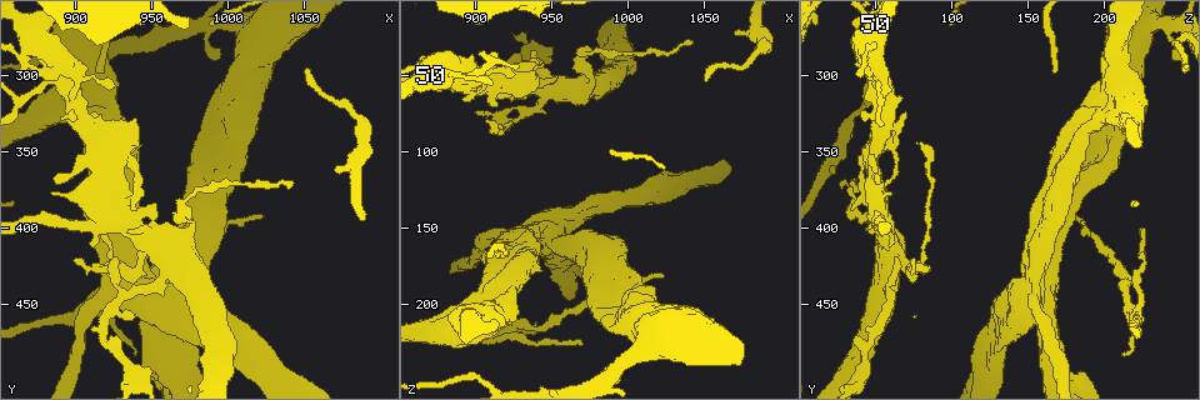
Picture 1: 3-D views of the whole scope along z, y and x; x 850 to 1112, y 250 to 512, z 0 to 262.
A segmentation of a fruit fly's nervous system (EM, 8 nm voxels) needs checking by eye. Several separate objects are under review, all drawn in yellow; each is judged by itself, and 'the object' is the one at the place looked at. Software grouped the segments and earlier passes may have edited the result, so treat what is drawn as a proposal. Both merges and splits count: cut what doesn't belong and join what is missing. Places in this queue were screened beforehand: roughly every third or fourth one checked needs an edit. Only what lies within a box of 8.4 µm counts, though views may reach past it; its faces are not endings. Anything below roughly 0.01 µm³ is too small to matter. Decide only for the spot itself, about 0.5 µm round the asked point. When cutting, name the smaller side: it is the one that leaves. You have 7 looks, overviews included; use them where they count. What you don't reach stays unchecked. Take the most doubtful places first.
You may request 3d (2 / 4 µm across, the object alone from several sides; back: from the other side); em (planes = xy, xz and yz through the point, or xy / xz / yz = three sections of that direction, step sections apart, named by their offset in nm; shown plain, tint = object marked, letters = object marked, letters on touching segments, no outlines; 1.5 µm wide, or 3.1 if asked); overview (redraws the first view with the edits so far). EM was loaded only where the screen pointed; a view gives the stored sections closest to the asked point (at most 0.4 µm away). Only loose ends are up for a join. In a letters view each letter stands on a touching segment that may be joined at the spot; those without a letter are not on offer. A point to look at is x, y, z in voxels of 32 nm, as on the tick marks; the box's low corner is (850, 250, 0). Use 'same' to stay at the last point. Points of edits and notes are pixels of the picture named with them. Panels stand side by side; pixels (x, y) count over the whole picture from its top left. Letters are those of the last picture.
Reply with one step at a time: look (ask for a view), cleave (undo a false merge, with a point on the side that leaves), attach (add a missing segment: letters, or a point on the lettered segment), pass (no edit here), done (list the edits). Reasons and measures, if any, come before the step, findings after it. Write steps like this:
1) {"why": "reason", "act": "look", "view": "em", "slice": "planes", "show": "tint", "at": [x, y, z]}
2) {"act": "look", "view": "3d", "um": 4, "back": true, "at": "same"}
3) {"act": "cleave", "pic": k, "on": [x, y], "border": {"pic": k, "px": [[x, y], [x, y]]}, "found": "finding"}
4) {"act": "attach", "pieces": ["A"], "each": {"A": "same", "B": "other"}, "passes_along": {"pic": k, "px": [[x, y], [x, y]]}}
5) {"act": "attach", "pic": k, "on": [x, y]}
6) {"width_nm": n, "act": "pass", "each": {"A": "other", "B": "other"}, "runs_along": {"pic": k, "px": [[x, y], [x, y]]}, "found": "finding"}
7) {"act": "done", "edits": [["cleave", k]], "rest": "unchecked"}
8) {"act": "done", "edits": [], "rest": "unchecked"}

{"why": "tapers out", "act": "look", "view": "em", "slice": "yz", "step": 4, "show": "tint", "at": [1052, 294, 52]}

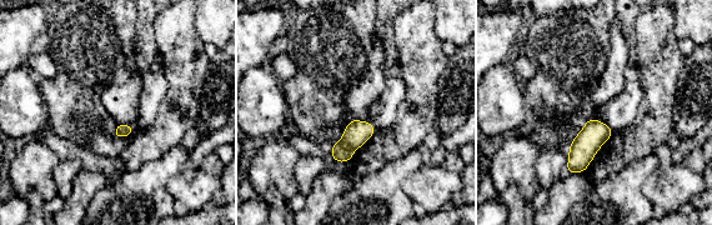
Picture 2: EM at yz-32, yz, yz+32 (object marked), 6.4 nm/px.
{"why": "cut it another way", "act": "look", "view": "em", "slice": "planes", "show": "letters", "at": "same"}

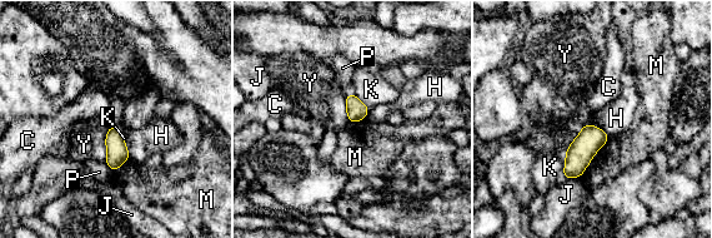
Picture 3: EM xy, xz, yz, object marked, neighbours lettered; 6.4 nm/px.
{"act": "pass", "each": {"C": "other", "H": "other", "J": "other", "K": "other", "M": "other", "P": "other", "Y": "other"}, "border": {"pic": 3, "px": [[590, 123], [601, 128], [610, 137]]}, "found": "no lettered segment goes on from it"}

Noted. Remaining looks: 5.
{"why": "sharp bend", "act": "look", "view": "em", "slice": "planes", "show": "tint", "at": [932, 446, 58]}

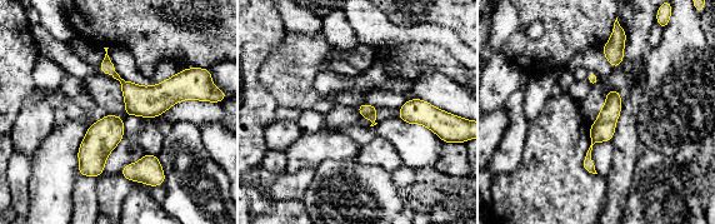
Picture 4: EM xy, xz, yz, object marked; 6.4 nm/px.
{"act": "look", "view": "em", "slice": "planes", "show": "letters", "at": "same"}

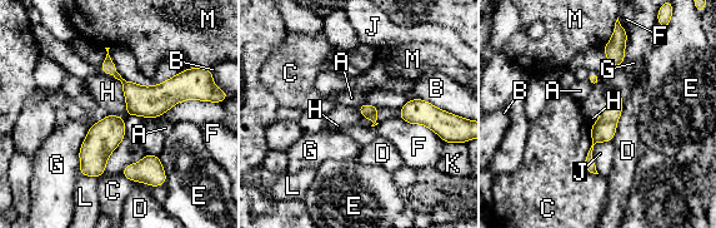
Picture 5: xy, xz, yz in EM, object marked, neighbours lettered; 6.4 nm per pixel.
{"longest_contact_nm": ["J", 400], "act": "pass", "each": {"A": "other", "B": "other", "C": "other", "D": "other", "E": "other", "F": "other", "G": "other", "H": "other", "J": "other", "K": "other", "L": "other", "M": "other"}, "border": {"pic": 5, "px": [[221, 102], [184, 99], [161, 114]]}, "found": "continuous, no second neuron"}

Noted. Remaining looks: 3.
{"why": "tapers out", "act": "look", "view": "3d", "um": 2, "at": [1024, 390, 182]}

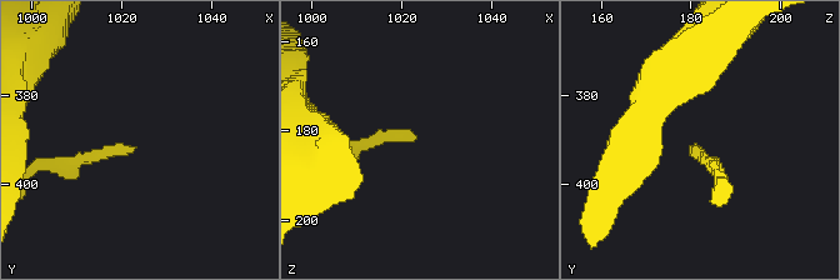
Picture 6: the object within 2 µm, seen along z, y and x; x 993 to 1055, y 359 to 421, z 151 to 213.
{"why": "now the EM", "act": "look", "view": "em", "slice": "planes", "show": "plain", "at": [1023, 392, 182]}

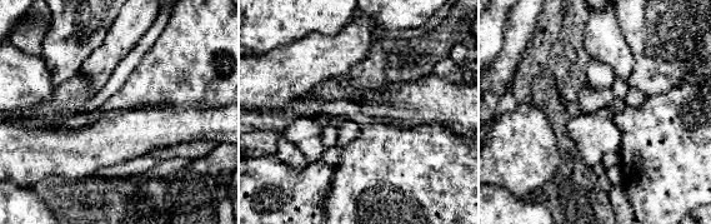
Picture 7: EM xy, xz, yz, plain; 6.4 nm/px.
{"why": "see the neighbours", "act": "look", "view": "em", "slice": "planes", "show": "letters", "at": "same"}

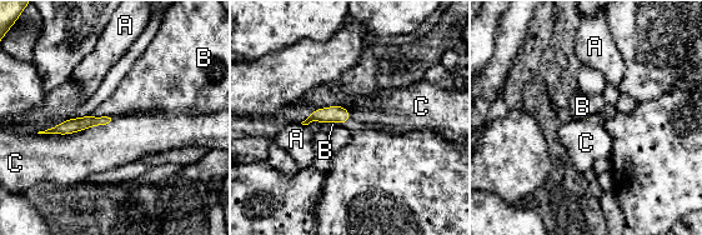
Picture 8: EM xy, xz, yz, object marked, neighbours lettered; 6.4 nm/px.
{"act": "pass", "each": {"A": "other", "B": "other", "C": "other"}, "runs_along": {"pic": 8, "px": [[105, 120], [86, 121], [54, 130]]}, "found": "no lettered segment goes on from it"}

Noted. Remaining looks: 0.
{"act": "done", "edits": [], "rest": "unchecked"}

